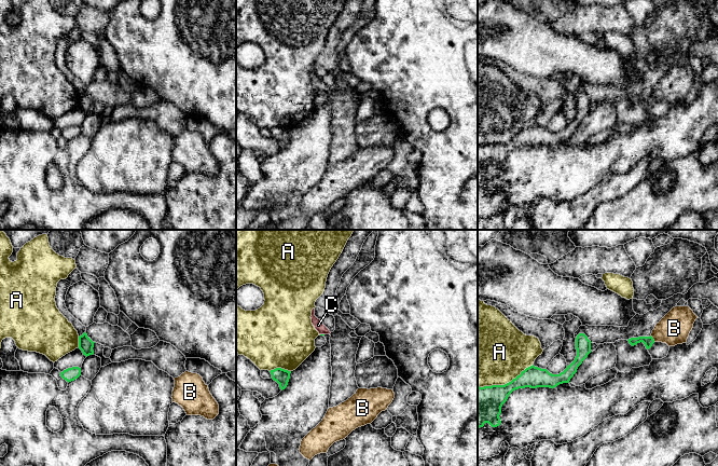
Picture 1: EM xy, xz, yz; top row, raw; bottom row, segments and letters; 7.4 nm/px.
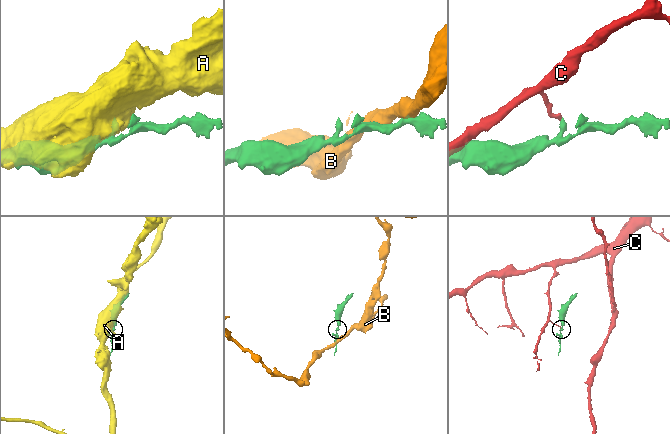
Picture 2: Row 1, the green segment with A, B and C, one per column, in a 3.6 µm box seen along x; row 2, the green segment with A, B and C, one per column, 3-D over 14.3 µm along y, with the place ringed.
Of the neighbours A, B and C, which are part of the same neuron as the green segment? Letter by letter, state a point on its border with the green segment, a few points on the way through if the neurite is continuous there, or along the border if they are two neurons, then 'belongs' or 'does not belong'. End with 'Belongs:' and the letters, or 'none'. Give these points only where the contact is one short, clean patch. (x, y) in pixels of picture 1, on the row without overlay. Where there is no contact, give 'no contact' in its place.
A: contact yz (505, 142); does not belong
B: contact yz (652, 97); border yz (650, 94), (654, 99); does not belong
C: contact xz (322, 93); border xz (320, 92), (323, 93); does not belong
Belongs: none

